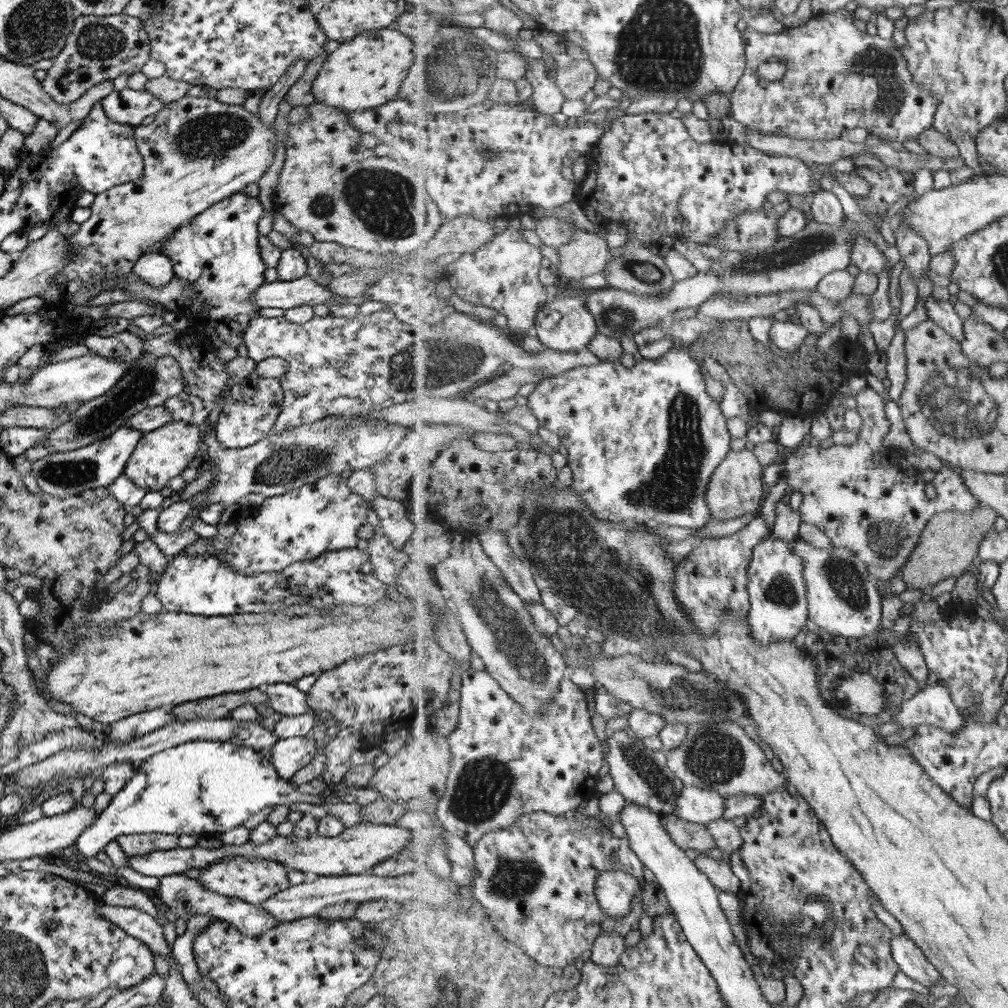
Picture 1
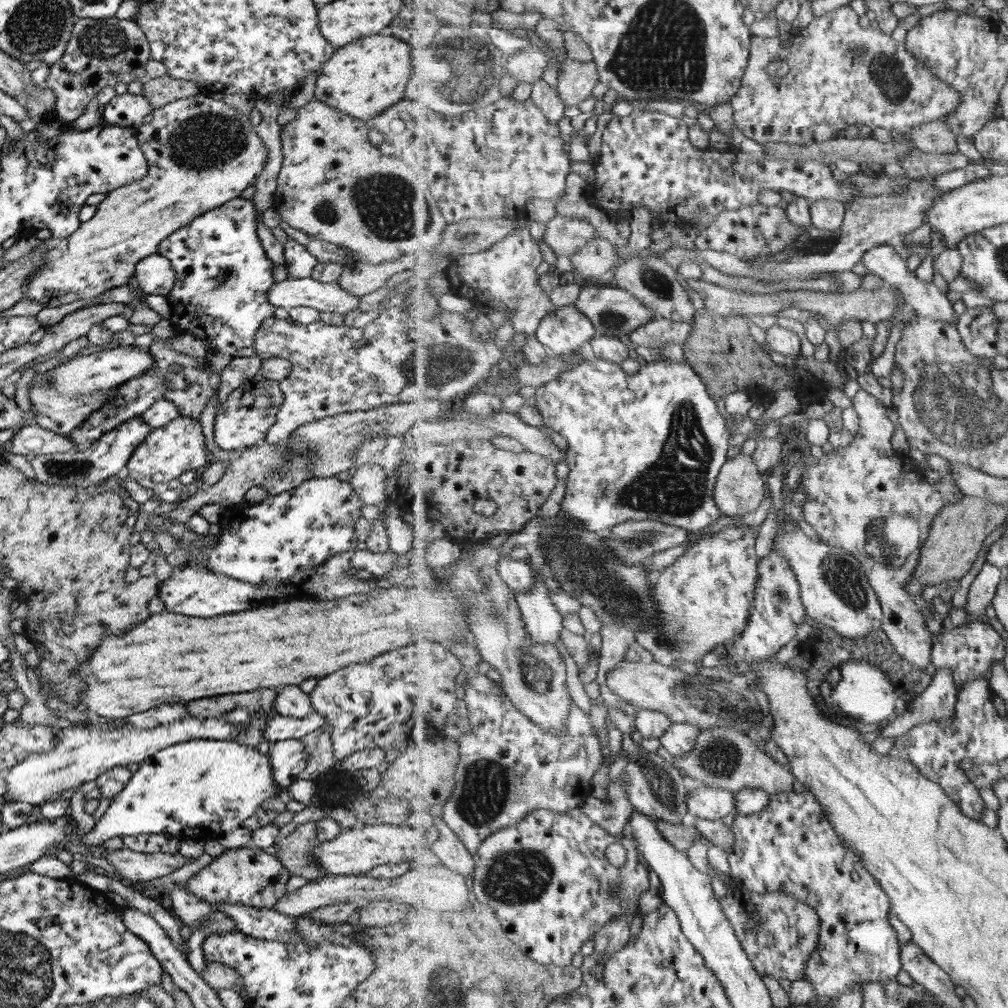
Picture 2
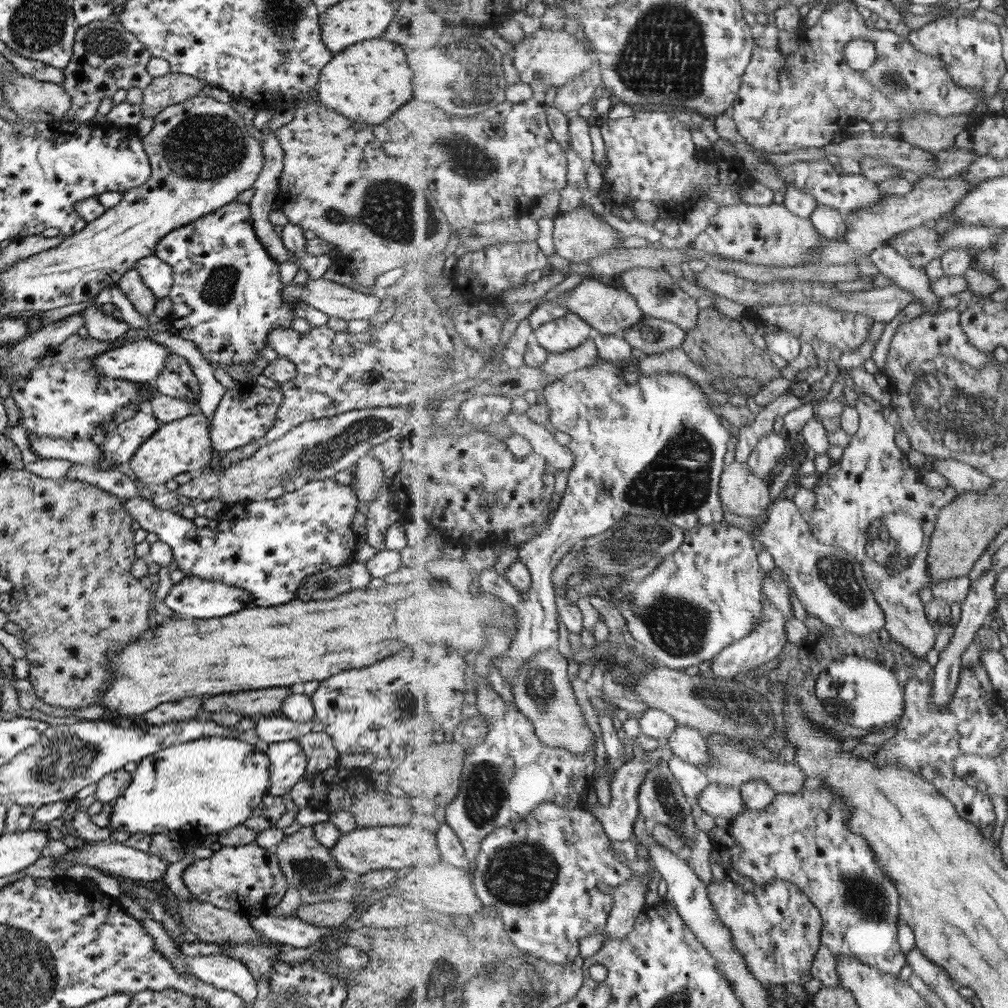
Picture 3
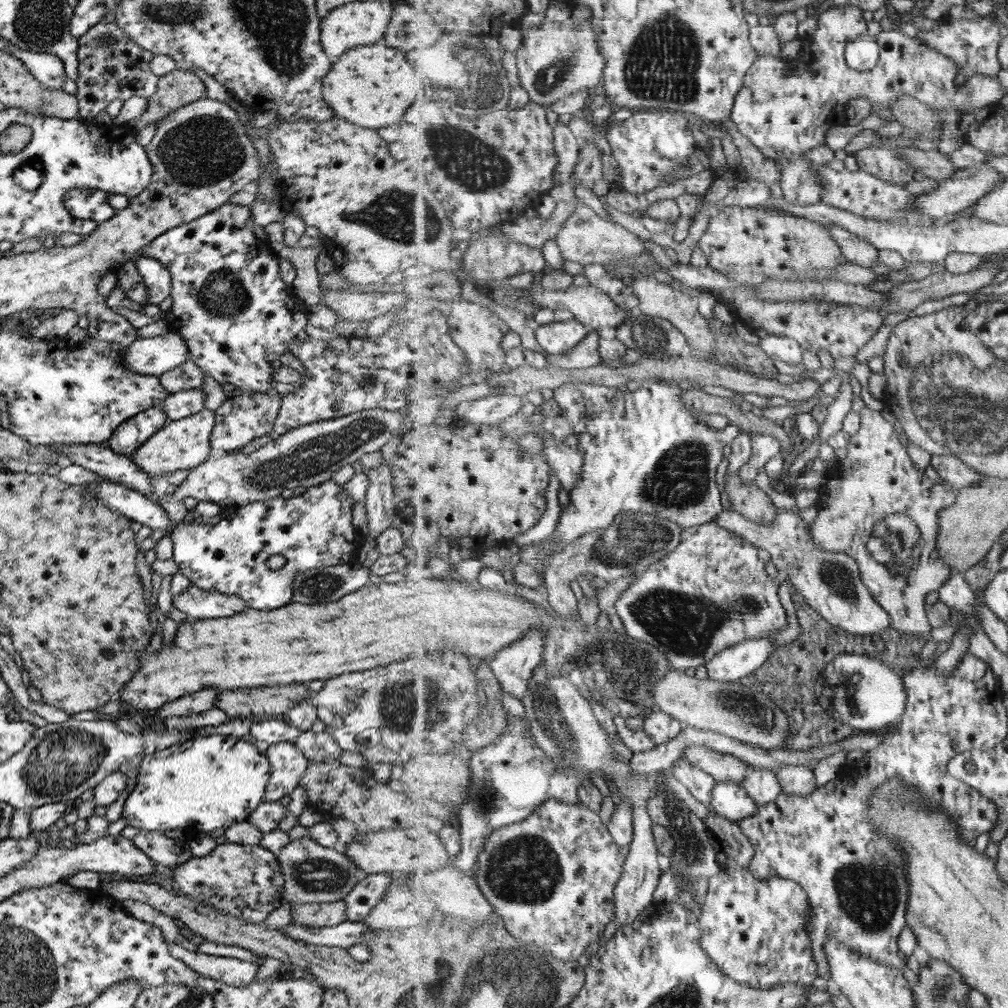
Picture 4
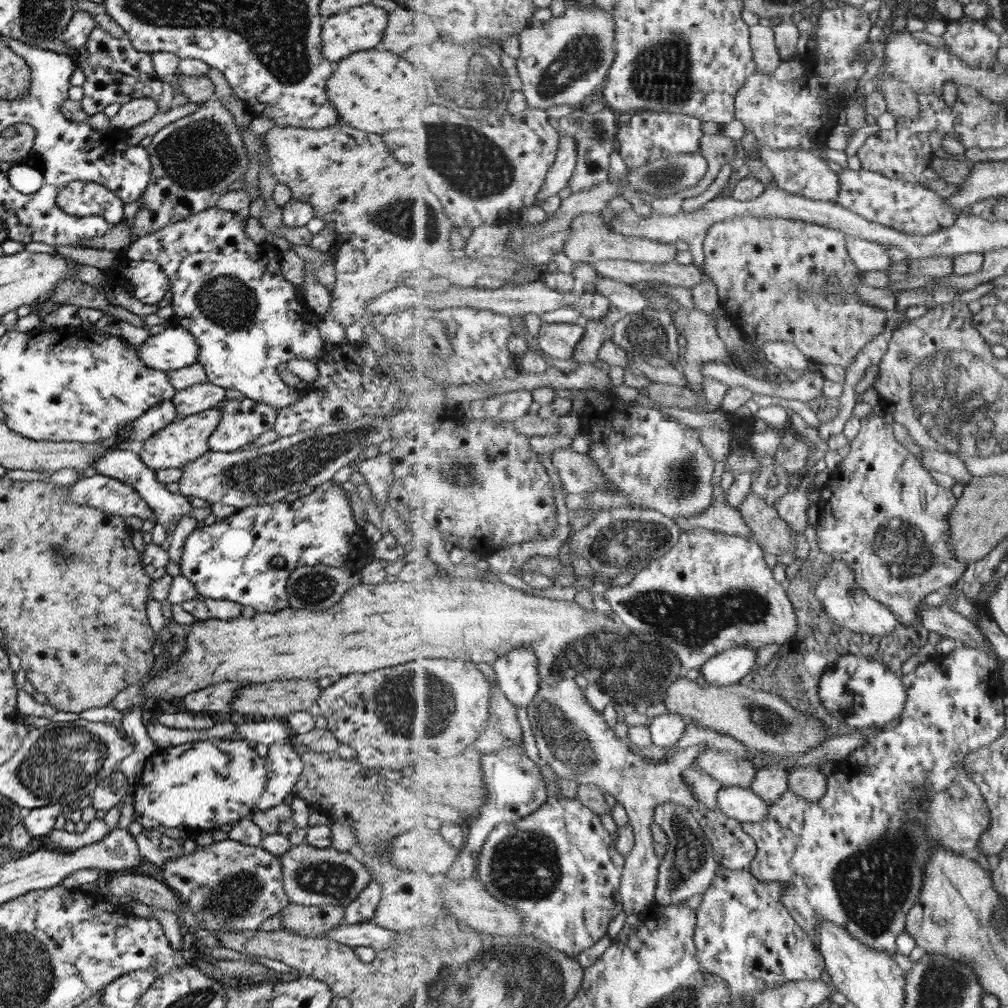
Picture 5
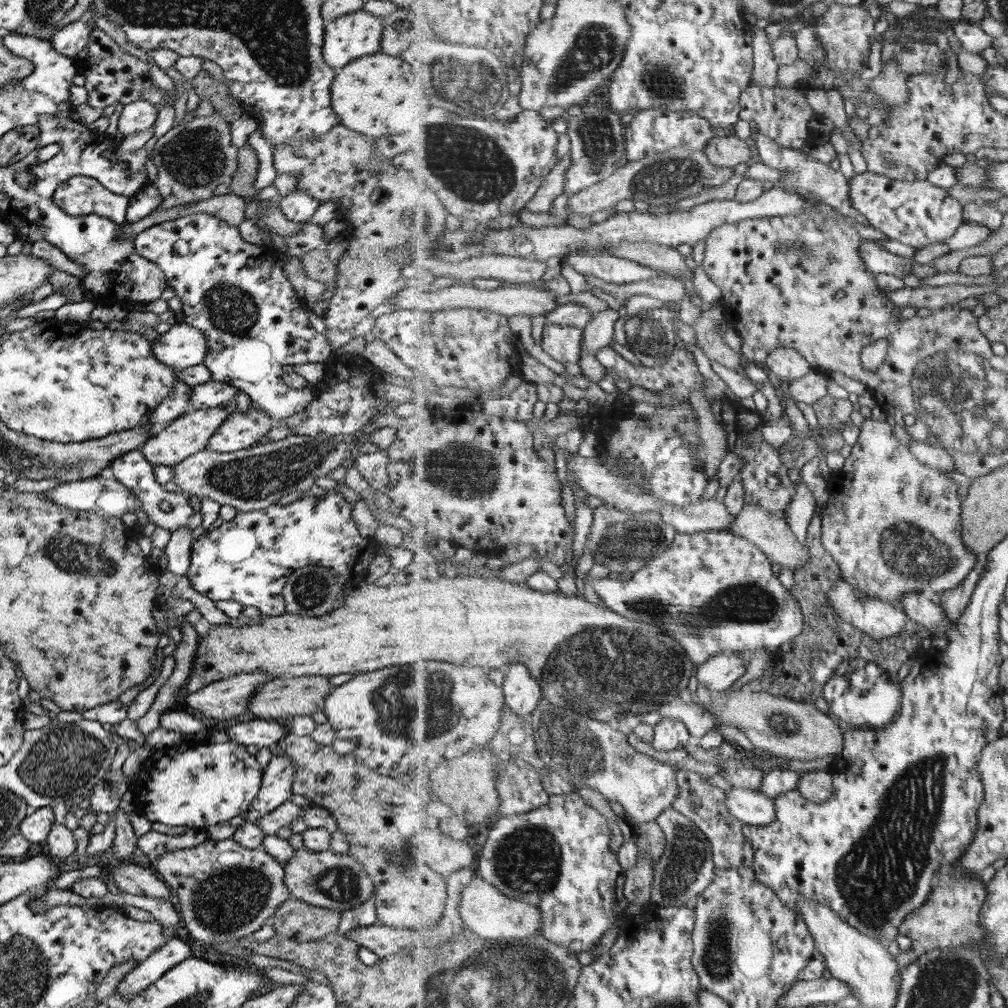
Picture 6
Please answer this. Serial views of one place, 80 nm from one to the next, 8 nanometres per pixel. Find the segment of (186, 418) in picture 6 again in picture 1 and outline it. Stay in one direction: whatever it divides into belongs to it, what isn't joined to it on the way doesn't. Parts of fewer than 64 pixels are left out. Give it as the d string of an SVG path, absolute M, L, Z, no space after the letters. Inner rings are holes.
M169 421L156 430L145 433L137 442L129 460L125 462L122 475L145 493L159 491L168 485L171 478L181 475L185 468L194 465L199 429L189 423Z

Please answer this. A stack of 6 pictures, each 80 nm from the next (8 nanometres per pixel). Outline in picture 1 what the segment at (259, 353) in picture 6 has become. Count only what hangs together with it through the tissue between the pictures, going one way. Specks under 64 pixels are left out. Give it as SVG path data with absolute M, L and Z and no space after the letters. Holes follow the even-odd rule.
M243 192L235 193L197 213L189 223L175 230L167 239L163 239L164 251L172 262L174 276L188 282L194 288L194 292L190 294L190 304L181 311L175 311L180 317L186 318L187 331L193 335L198 331L203 336L203 330L211 330L213 334L217 334L216 338L221 338L227 346L236 348L238 344L243 344L243 331L247 323L256 317L254 312L260 309L250 302L250 296L264 282L262 272L265 265L259 256L260 234L257 233L257 222L263 213L256 197L250 197Z

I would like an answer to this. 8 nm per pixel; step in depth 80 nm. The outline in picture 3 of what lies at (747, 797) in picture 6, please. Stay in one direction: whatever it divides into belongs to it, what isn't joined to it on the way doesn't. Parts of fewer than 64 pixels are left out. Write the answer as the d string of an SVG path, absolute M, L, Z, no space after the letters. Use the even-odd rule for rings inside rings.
M726 784L709 785L695 801L698 801L705 812L724 823L733 822L747 810L741 787Z

